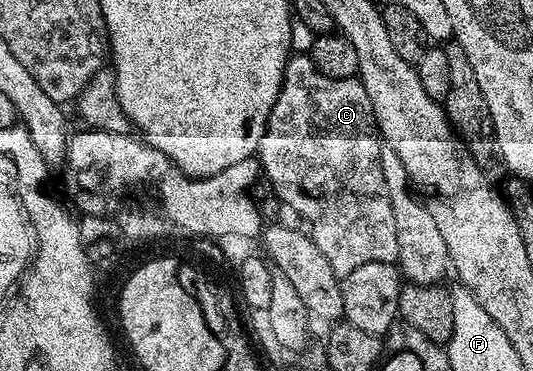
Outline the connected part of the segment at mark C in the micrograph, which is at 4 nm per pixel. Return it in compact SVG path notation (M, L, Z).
M293 54L284 70L284 80L268 118L258 158L263 174L272 182L275 198L289 203L299 218L309 218L314 225L311 237L318 249L322 249L326 261L330 261L330 269L334 269L337 277L354 273L354 269L370 265L370 261L396 263L398 260L398 233L394 229L388 187L382 177L381 146L370 97L359 78L328 77L314 65L311 54Z

